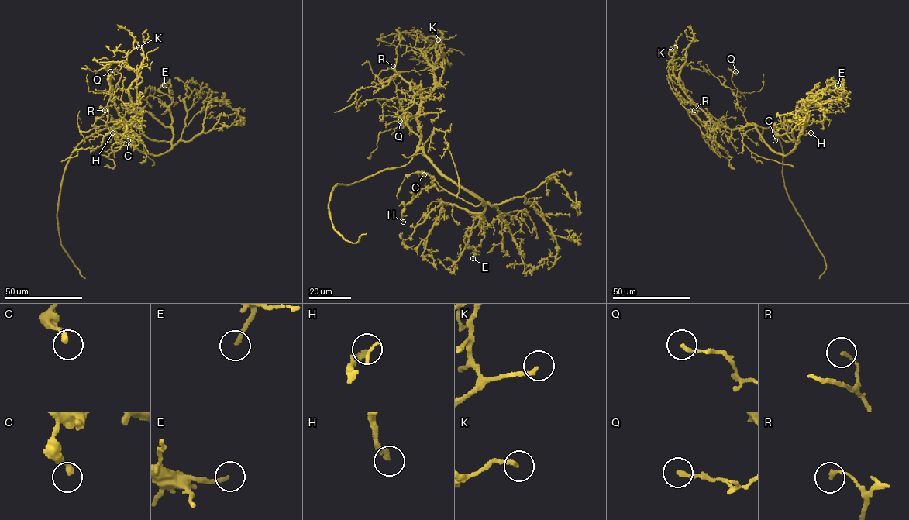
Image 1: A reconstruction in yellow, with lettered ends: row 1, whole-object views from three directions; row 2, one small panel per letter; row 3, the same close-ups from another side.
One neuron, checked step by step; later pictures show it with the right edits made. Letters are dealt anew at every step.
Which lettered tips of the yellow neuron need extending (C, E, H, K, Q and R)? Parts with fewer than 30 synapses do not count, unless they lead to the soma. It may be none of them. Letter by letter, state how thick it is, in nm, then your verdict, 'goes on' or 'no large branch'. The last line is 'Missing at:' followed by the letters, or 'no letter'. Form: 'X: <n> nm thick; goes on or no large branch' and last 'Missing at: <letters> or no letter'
C: 240 nm thick; no large branch
E: 200 nm thick; goes on
H: 240 nm thick; goes on
K: 200 nm thick; no large branch
Q: 180 nm thick; no large branch
R: 170 nm thick; no large branch
Missing at: E, H

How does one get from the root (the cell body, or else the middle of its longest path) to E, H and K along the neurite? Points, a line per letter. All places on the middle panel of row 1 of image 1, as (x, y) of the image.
E: (412, 156), (421, 149), (443, 174), (483, 200), (483, 218), (464, 239), (475, 249), (473, 258)
H: (412, 156), (421, 149), (443, 174), (483, 201), (473, 206), (445, 190), (425, 187), (404, 206), (403, 222)
K: (412, 156), (421, 138), (418, 111), (435, 86), (436, 39), (421, 34), (427, 40), (438, 39)

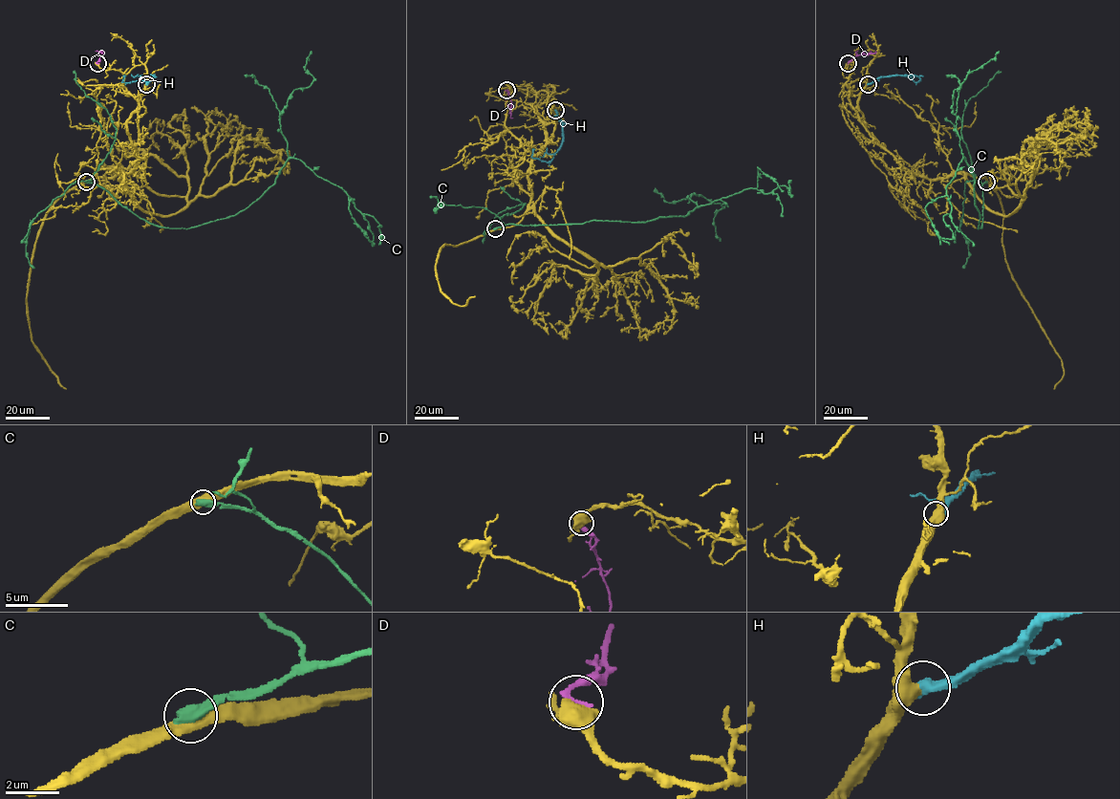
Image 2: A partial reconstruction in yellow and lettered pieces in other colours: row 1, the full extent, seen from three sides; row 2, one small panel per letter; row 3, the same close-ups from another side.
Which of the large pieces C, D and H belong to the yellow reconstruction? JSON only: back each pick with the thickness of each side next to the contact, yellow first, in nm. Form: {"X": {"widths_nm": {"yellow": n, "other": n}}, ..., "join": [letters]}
{"H": {"widths_nm": {"yellow": 420, "other": 480}}, "join": ["H"]}

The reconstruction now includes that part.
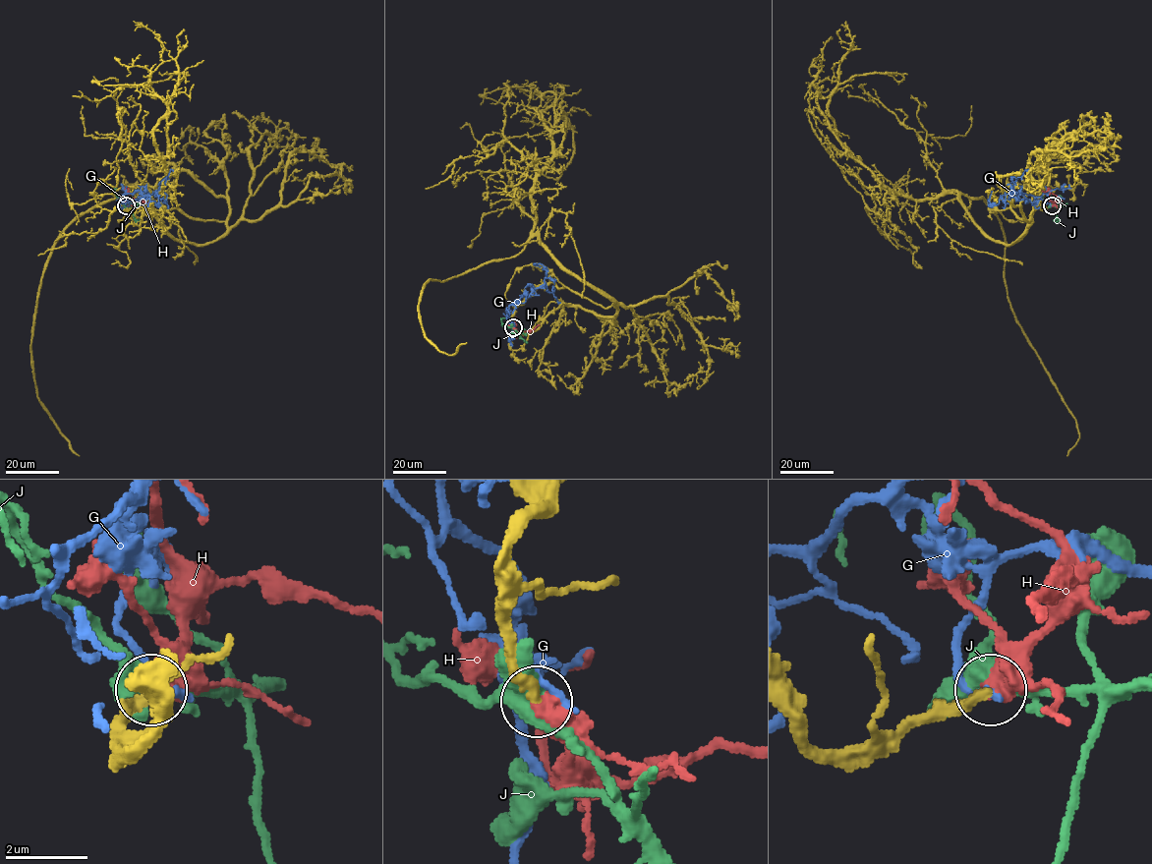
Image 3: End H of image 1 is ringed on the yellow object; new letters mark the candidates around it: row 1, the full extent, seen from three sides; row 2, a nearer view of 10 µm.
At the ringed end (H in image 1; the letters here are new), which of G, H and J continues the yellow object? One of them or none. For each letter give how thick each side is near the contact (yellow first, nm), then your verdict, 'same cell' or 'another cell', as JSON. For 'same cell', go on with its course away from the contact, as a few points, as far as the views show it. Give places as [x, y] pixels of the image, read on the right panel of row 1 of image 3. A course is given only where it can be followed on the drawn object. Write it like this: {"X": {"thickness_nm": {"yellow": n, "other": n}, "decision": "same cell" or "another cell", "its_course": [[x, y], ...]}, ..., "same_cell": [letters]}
{"G": {"thickness_nm": {"yellow": 280, "other": 240}, "decision": "another cell"}, "H": {"thickness_nm": {"yellow": 280, "other": 500}, "decision": "same cell"}, "J": {"thickness_nm": {"yellow": 360, "other": 750}, "decision": "another cell"}, "same_cell": ["H"]}

